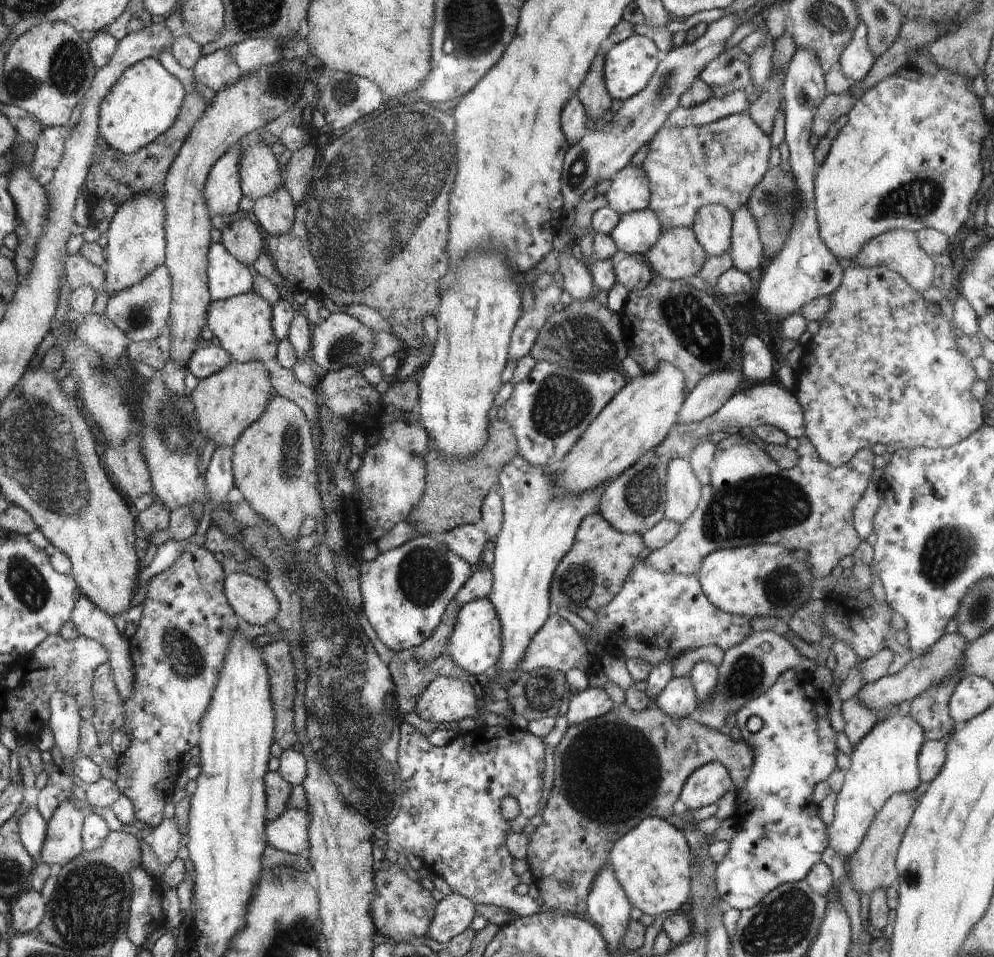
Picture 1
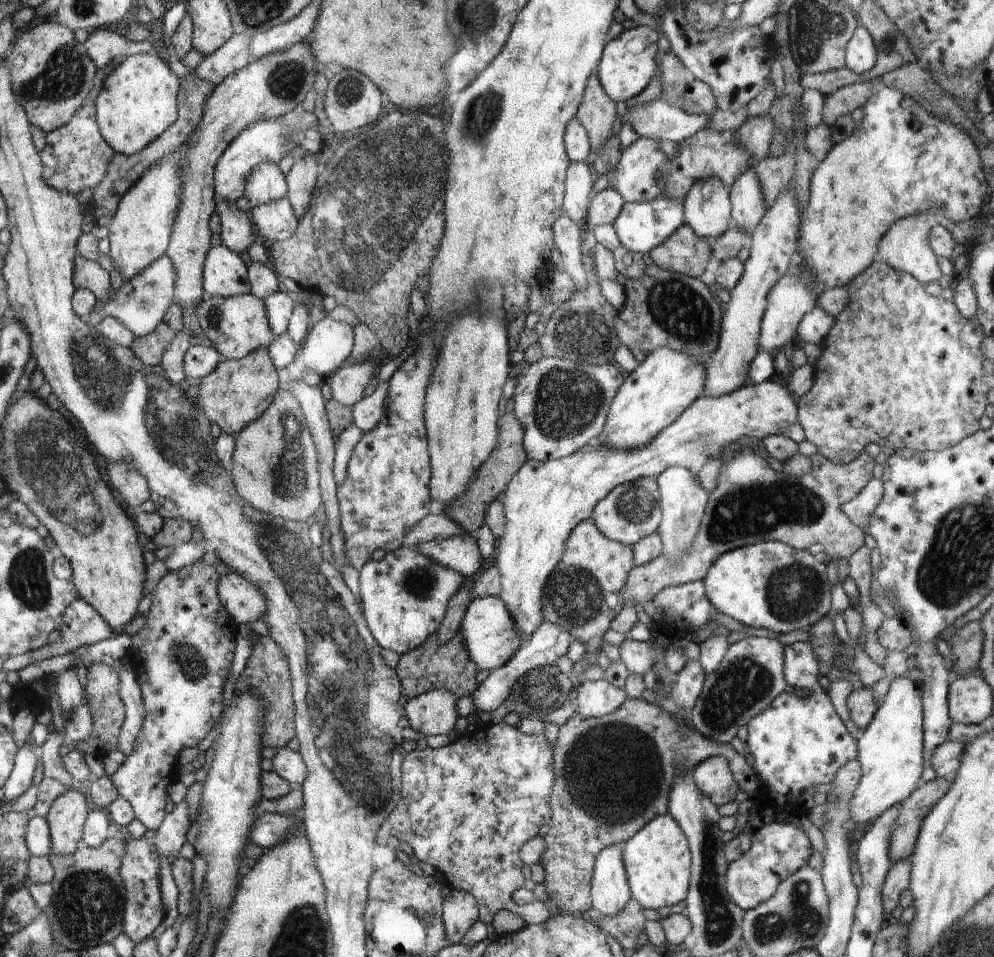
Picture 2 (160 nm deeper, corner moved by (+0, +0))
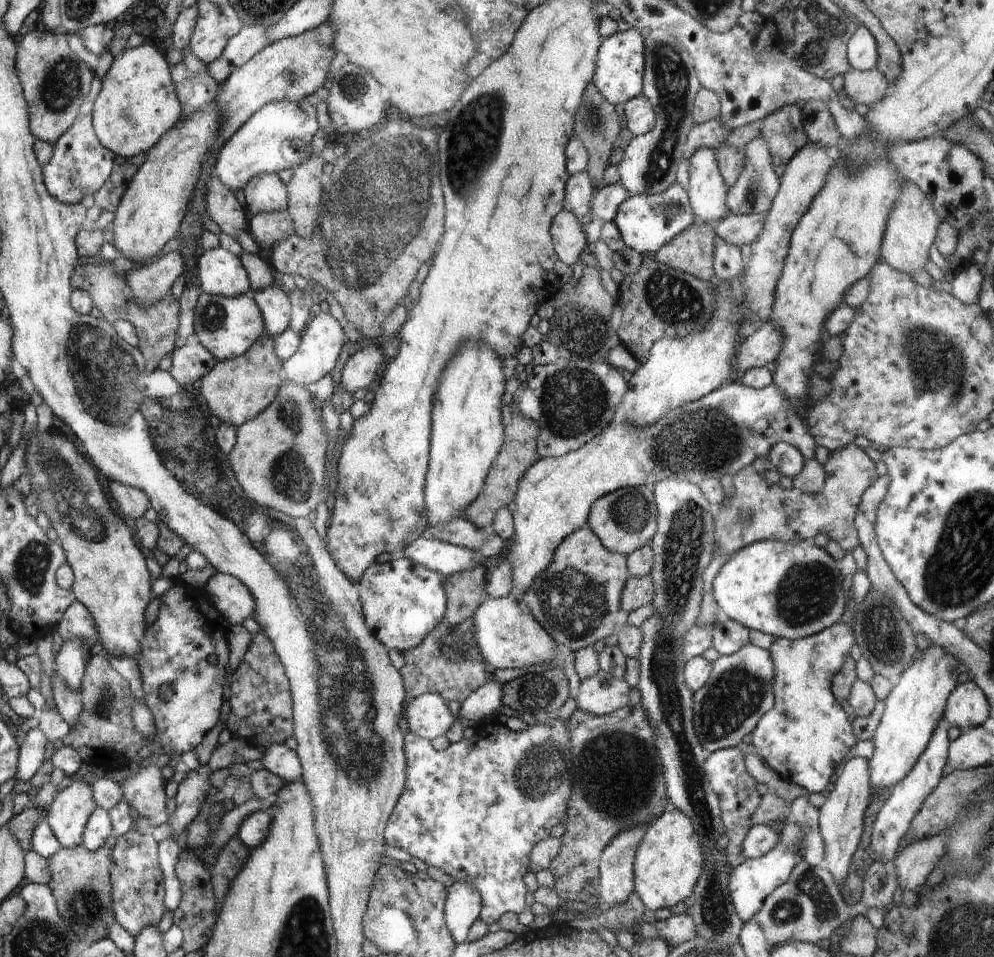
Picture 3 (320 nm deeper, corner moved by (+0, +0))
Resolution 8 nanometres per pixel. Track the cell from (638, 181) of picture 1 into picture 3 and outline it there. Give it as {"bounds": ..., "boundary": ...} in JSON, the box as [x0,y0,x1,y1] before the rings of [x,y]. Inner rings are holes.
{"bounds":[618,28,701,194],"boundary":[[[661,28],[654,29],[645,33],[644,38],[644,74],[643,74],[643,92],[654,107],[655,123],[652,130],[646,134],[631,136],[631,141],[624,151],[624,157],[618,164],[620,184],[629,192],[635,194],[654,194],[664,192],[671,184],[676,183],[676,172],[678,164],[684,158],[684,147],[687,134],[694,126],[692,111],[694,99],[697,92],[701,89],[698,75],[693,65],[693,60],[688,51],[672,36],[664,32]]]}

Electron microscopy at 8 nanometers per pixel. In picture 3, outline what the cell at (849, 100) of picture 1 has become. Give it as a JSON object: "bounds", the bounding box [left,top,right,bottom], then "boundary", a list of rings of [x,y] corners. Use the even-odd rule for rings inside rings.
{"bounds":[844,69,889,106],"boundary":[[[852,69],[845,75],[844,89],[855,104],[872,106],[889,92],[888,79],[877,69],[867,71]]]}

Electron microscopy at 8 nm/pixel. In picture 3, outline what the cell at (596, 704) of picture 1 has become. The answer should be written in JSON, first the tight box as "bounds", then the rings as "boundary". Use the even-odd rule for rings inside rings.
{"bounds":[577,670,631,715],"boundary":[[[599,670],[594,676],[581,681],[577,706],[593,715],[607,715],[628,705],[631,686],[624,680]]]}

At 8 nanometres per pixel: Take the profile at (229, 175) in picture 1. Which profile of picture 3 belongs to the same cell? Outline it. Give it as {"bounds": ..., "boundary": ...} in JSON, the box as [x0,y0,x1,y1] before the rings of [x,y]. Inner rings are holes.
{"bounds":[214,101,316,190],"boundary":[[[270,101],[219,148],[214,172],[229,189],[240,190],[260,173],[295,169],[313,155],[312,142],[316,130],[316,118],[308,118],[298,104],[290,101]]]}

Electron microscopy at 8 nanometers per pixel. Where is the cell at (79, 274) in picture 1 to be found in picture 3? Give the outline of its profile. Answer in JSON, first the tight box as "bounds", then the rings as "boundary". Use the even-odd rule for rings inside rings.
{"bounds":[72,260,179,373],"boundary":[[[85,260],[80,266],[76,266],[72,273],[72,288],[88,292],[104,319],[111,323],[128,321],[134,326],[139,338],[137,348],[143,350],[145,370],[149,373],[158,368],[161,358],[175,350],[179,327],[179,300],[170,292],[150,308],[143,307],[129,286],[126,274],[128,272],[115,274],[112,267]]]}

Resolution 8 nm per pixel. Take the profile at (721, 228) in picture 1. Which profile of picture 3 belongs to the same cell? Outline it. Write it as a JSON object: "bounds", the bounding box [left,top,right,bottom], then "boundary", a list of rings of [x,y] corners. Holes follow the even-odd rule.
{"bounds":[686,147,729,224],"boundary":[[[704,147],[689,158],[689,184],[686,192],[697,223],[716,224],[729,213],[727,186],[715,159],[715,151]]]}

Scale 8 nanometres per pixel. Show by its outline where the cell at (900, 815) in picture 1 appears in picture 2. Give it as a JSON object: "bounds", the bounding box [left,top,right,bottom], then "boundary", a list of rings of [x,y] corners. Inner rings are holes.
{"bounds":[888,777,952,864],"boundary":[[[952,777],[922,781],[906,799],[900,802],[900,812],[890,836],[888,858],[890,864],[906,860],[916,848],[916,836],[926,814],[936,806],[936,802],[952,788]]]}

